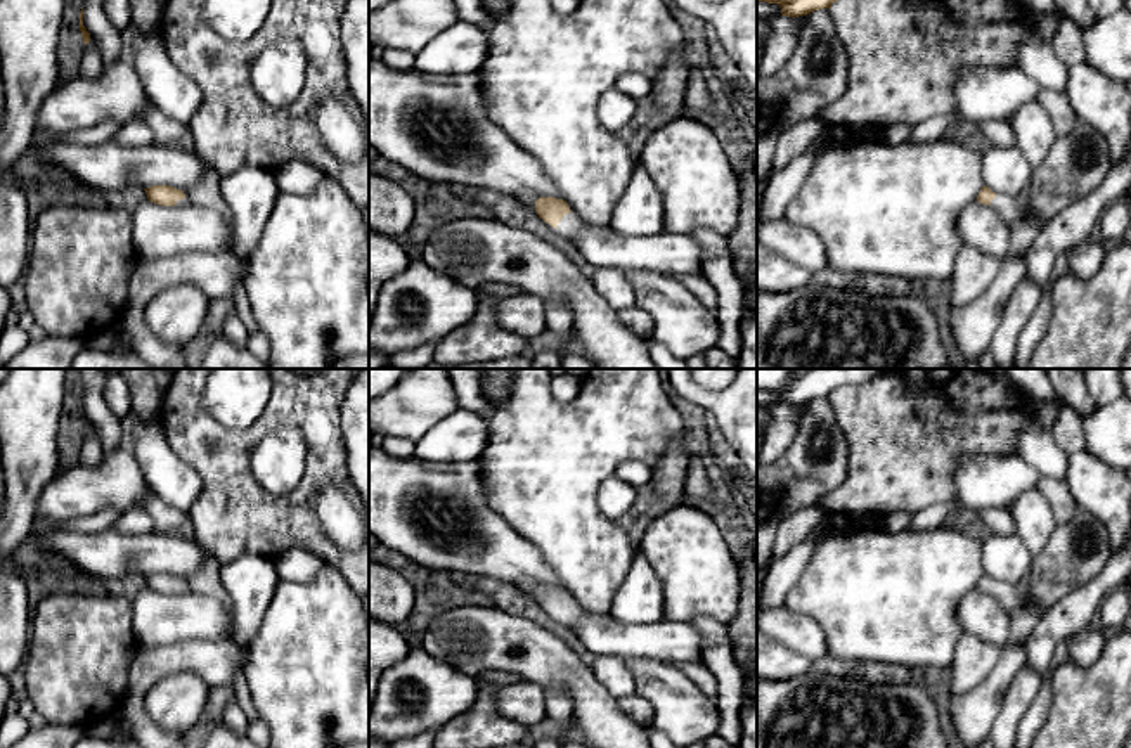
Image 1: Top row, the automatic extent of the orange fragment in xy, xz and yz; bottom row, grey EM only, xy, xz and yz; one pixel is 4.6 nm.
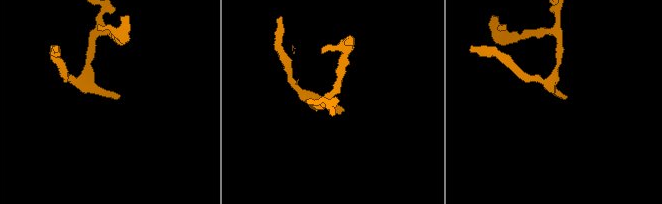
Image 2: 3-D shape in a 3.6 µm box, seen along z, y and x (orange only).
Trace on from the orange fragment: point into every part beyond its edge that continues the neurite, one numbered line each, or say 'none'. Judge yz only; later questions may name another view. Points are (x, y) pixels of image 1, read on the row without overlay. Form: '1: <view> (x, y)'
1: yz (1012, 599)

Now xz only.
1: xz (568, 610)

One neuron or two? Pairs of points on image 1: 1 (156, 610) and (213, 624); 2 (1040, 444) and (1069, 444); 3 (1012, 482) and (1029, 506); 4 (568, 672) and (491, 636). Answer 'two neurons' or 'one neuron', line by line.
1: one neuron
2: two neurons
3: two neurons
4: one neuron

